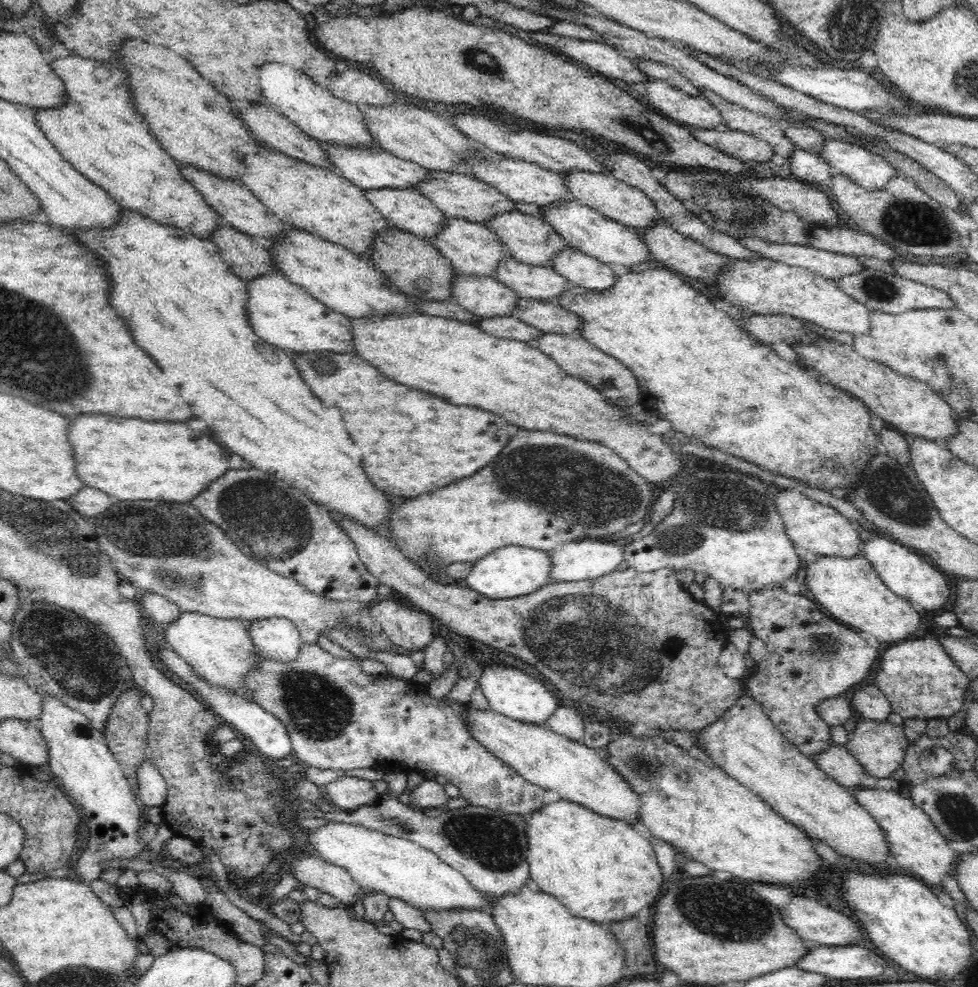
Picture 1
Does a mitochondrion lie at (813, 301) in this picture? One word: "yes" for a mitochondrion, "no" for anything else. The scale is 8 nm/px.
no

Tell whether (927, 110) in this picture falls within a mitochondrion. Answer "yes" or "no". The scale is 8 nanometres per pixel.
no

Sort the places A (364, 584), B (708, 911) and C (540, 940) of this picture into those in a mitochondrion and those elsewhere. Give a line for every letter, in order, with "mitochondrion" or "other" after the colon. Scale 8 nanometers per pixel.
A: other
B: mitochondrion
C: other

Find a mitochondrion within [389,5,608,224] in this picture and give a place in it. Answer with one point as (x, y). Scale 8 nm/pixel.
(487, 64)

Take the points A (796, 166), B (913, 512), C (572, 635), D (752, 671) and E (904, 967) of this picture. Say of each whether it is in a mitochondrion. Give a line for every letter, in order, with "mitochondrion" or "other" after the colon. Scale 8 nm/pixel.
A: other
B: mitochondrion
C: mitochondrion
D: other
E: other

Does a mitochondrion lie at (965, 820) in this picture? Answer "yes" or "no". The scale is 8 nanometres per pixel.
yes

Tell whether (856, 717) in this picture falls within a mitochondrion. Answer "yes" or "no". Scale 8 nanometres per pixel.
no

